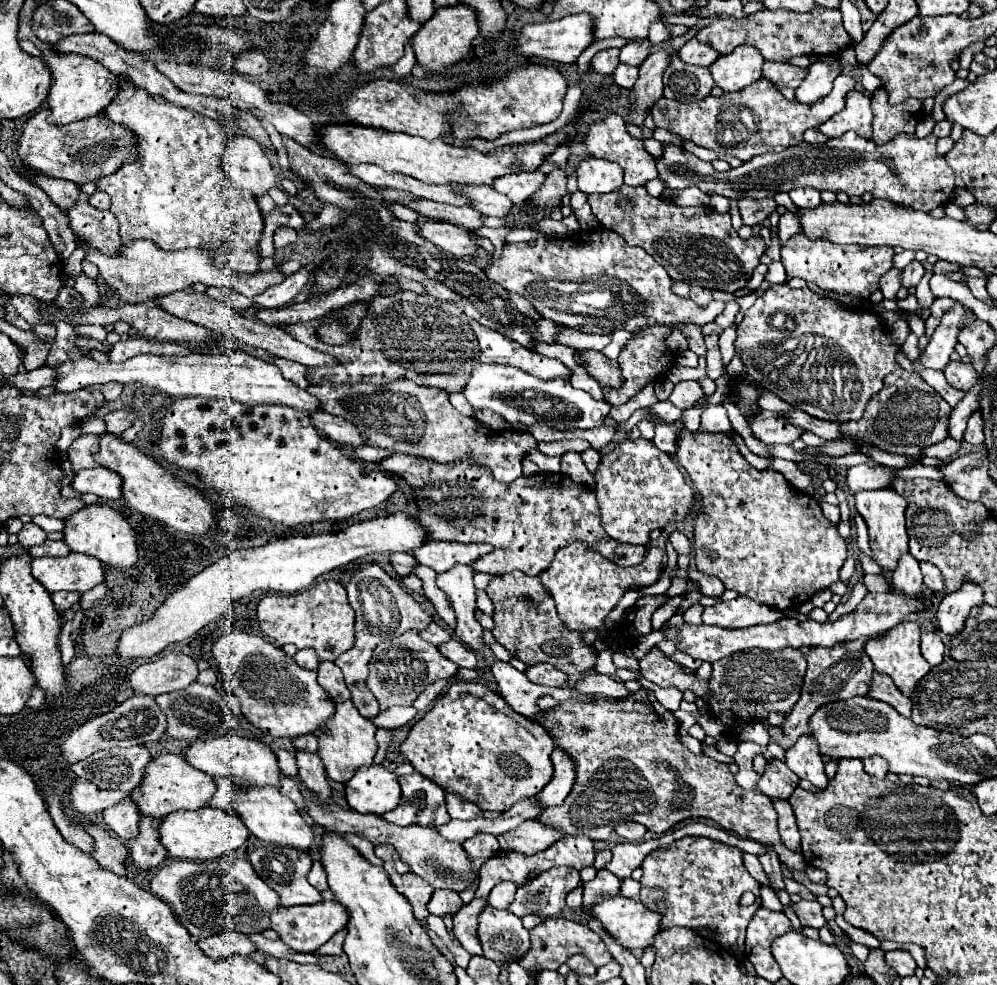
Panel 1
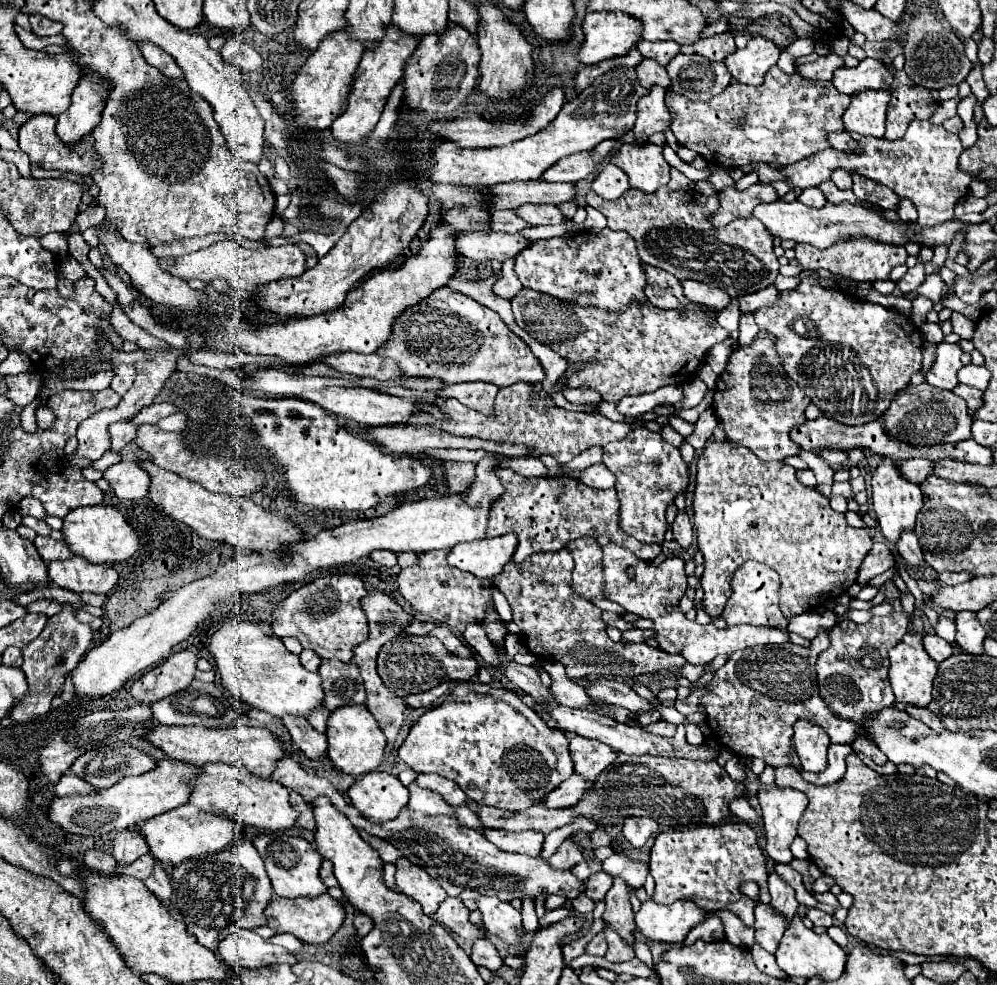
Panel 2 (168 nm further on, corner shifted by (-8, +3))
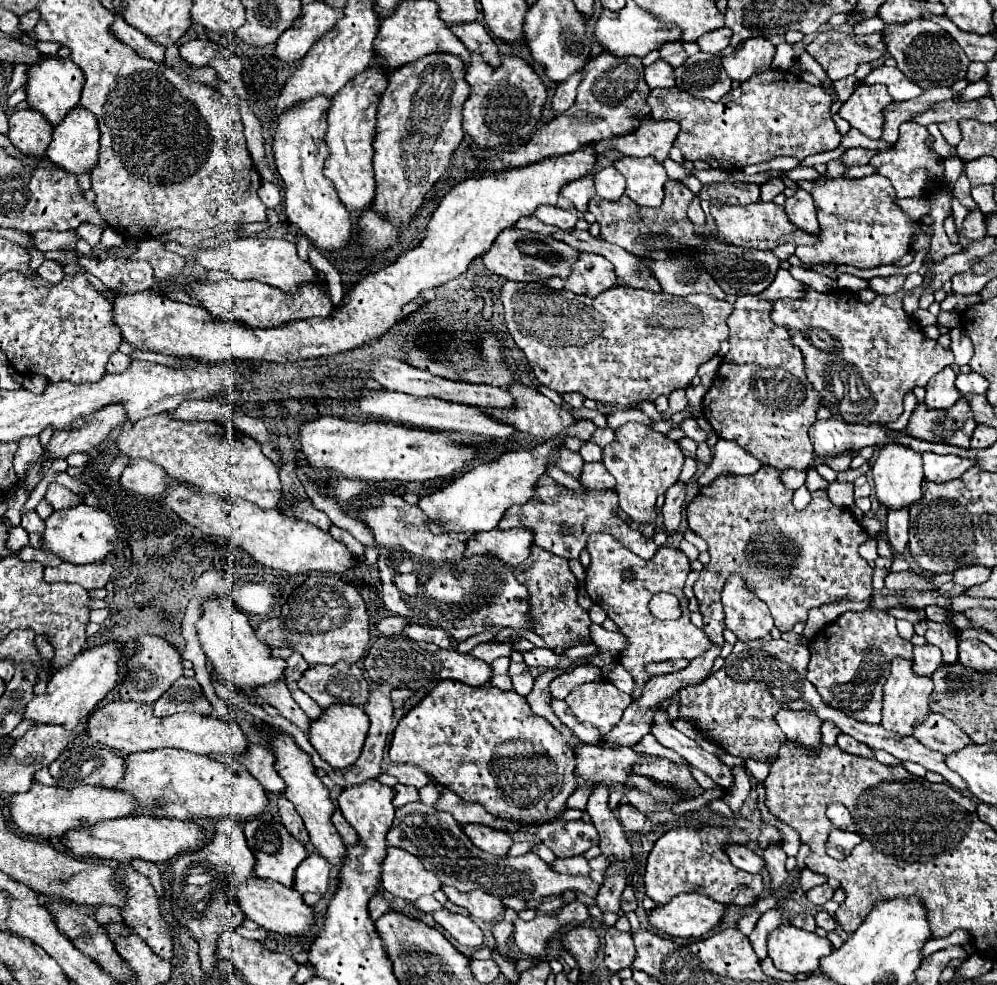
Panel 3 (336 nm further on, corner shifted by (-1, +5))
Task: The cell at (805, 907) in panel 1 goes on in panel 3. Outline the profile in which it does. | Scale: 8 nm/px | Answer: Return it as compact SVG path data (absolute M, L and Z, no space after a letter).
M821 910L821 912L815 914L815 922L817 922L817 926L823 928L825 932L835 930L835 920L833 920L833 916L829 916L825 910Z

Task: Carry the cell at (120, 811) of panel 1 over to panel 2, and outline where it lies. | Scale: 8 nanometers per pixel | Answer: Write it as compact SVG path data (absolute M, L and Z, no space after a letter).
M124 830L124 832L116 834L112 854L120 866L132 864L136 858L140 858L146 852L148 852L146 842L142 842L142 838L138 838L138 834L134 834L134 830Z

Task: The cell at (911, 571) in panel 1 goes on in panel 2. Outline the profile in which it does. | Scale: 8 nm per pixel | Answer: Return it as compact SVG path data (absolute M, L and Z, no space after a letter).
M902 530L898 542L894 544L894 550L912 566L924 566L922 562L922 548L918 544L918 538L914 530Z

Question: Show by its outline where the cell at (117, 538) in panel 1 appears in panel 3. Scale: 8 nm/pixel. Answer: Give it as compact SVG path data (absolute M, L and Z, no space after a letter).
M77 504L71 508L55 510L45 520L45 532L43 532L43 548L55 552L65 562L71 564L87 564L87 562L103 562L109 554L117 548L117 528L113 524L113 518L99 508L93 508L89 504Z

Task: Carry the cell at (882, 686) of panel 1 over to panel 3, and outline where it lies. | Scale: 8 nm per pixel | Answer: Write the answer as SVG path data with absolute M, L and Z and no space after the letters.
M929 712L927 720L921 720L915 726L913 736L919 738L927 748L943 754L951 754L971 744L971 740L963 736L963 732L951 720L947 720L943 714L937 714L937 712Z

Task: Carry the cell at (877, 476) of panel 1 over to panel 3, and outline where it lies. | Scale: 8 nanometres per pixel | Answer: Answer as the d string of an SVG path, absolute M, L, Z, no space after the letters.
M923 454L923 472L925 480L931 482L945 482L951 478L959 478L967 468L971 468L975 462L959 456L939 456L939 454Z

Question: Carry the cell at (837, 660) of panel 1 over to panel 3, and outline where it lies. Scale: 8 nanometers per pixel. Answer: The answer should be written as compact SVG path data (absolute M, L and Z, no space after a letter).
M875 608L841 614L833 624L819 630L807 648L811 650L807 680L817 688L823 702L867 724L881 722L883 684L889 676L891 660L895 656L913 658L913 644L899 636L895 618Z

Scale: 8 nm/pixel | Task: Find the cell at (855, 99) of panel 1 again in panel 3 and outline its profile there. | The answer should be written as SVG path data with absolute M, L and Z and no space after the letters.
M859 84L857 90L849 96L849 100L841 106L839 116L845 118L853 128L861 130L869 138L881 138L883 128L883 108L891 104L891 96L887 88L881 84L867 86Z

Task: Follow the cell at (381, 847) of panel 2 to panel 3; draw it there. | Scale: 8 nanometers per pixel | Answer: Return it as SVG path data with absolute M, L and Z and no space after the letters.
M337 808L335 814L333 814L333 824L335 824L335 828L339 830L339 834L341 834L341 838L343 838L343 842L345 842L347 846L355 846L355 844L359 844L359 836L357 836L355 828L341 816L339 808Z

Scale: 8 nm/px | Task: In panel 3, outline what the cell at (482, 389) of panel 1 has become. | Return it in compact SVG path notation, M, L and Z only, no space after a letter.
M641 400L639 404L633 404L631 408L635 408L635 410L643 412L643 414L645 414L645 416L649 416L651 420L660 421L662 419L659 412L657 412L655 408L655 404L653 404L651 400Z

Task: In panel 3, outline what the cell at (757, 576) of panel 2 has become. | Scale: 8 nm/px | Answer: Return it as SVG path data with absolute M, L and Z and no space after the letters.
M731 574L721 590L721 604L725 610L725 626L735 632L739 640L765 638L773 630L773 616L763 600L747 588L743 576Z

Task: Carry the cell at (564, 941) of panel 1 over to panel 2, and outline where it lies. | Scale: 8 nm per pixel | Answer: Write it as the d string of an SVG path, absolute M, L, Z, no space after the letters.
M606 928L606 940L608 940L606 952L608 962L628 962L634 958L634 948L624 938L620 938L612 928Z

